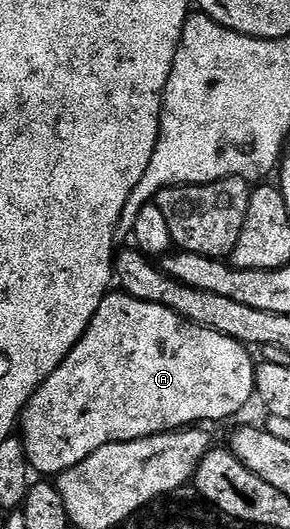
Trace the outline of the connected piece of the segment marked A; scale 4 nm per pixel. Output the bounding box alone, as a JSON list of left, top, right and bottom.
[19,293,257,477]

